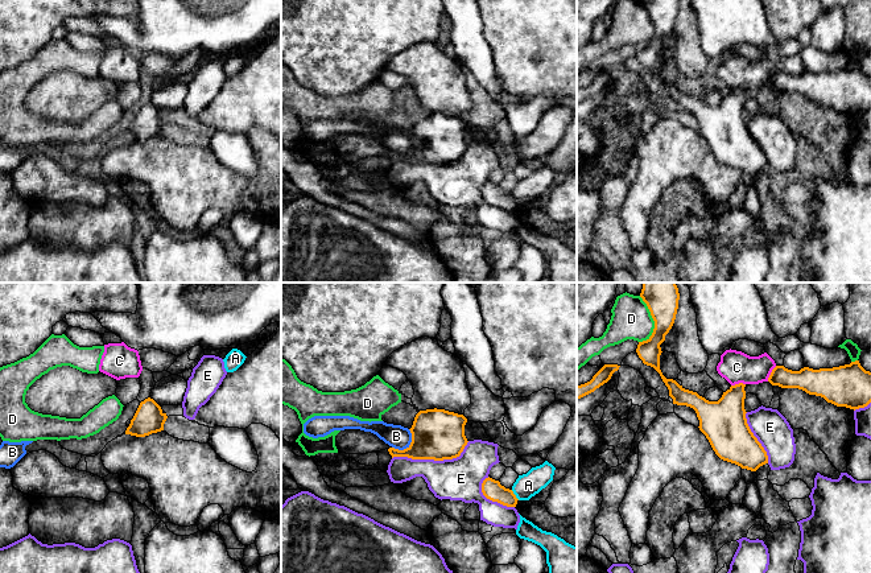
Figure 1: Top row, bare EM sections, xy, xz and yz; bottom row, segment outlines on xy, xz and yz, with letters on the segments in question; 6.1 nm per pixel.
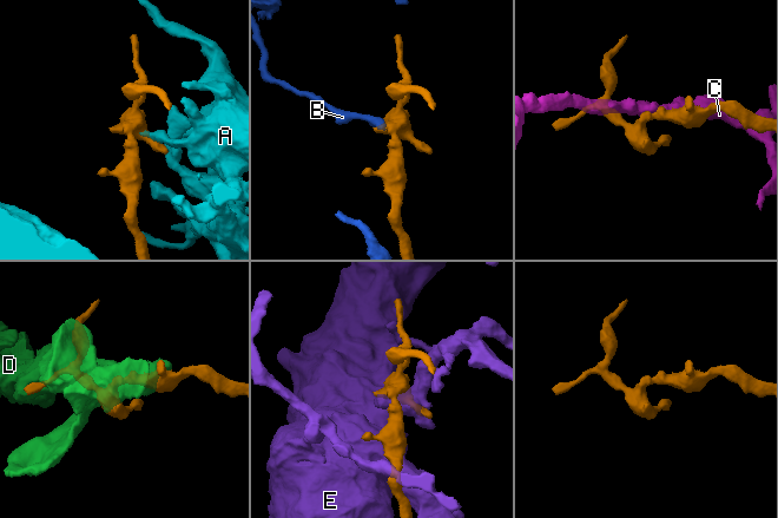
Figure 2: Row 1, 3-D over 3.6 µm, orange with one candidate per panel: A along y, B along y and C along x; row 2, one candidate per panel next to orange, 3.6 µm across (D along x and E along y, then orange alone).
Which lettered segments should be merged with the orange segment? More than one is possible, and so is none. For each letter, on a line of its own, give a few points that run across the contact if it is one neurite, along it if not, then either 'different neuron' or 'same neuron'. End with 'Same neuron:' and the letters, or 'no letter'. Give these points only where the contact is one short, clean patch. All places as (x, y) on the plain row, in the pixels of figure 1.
A: line xz (511, 194), (519, 203); different neuron
B: line xz (409, 134), (411, 147), (403, 153), (392, 152); different neuron
C: different neuron
D: different neuron
E: different neuron
Same neuron: no letter

